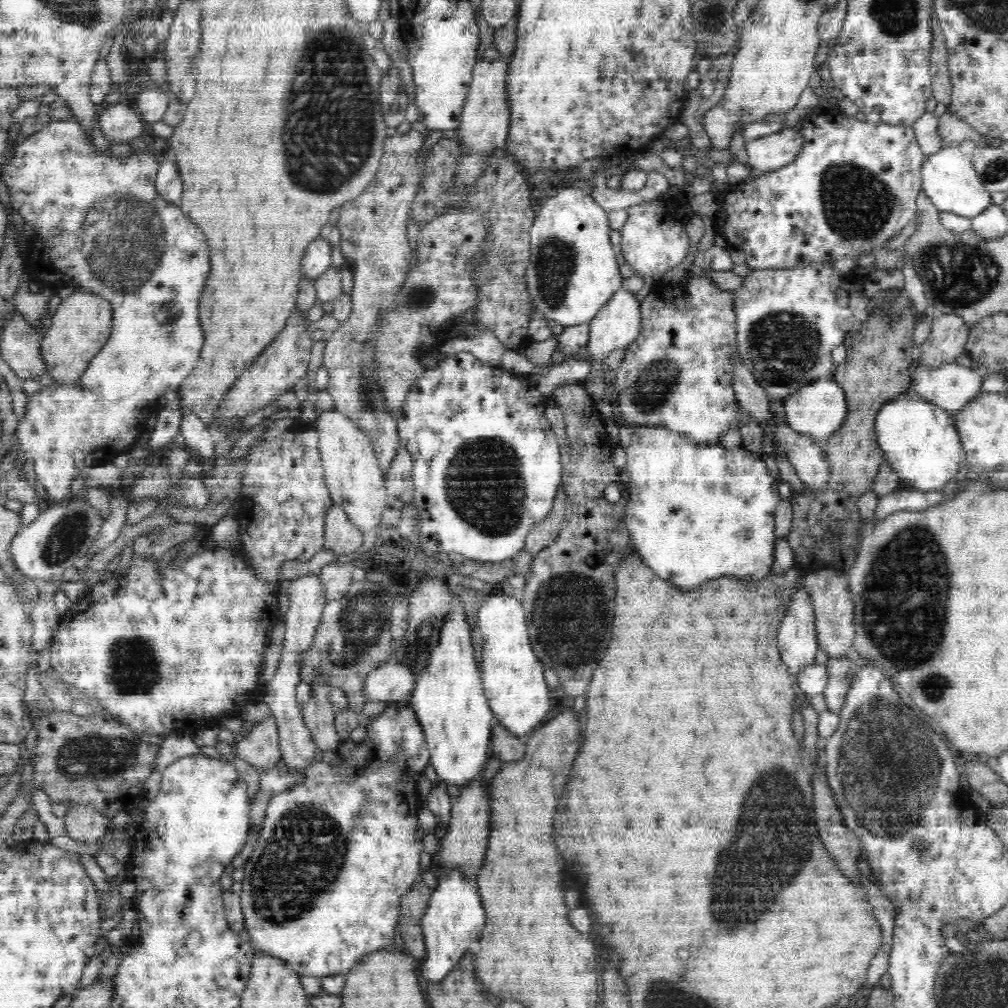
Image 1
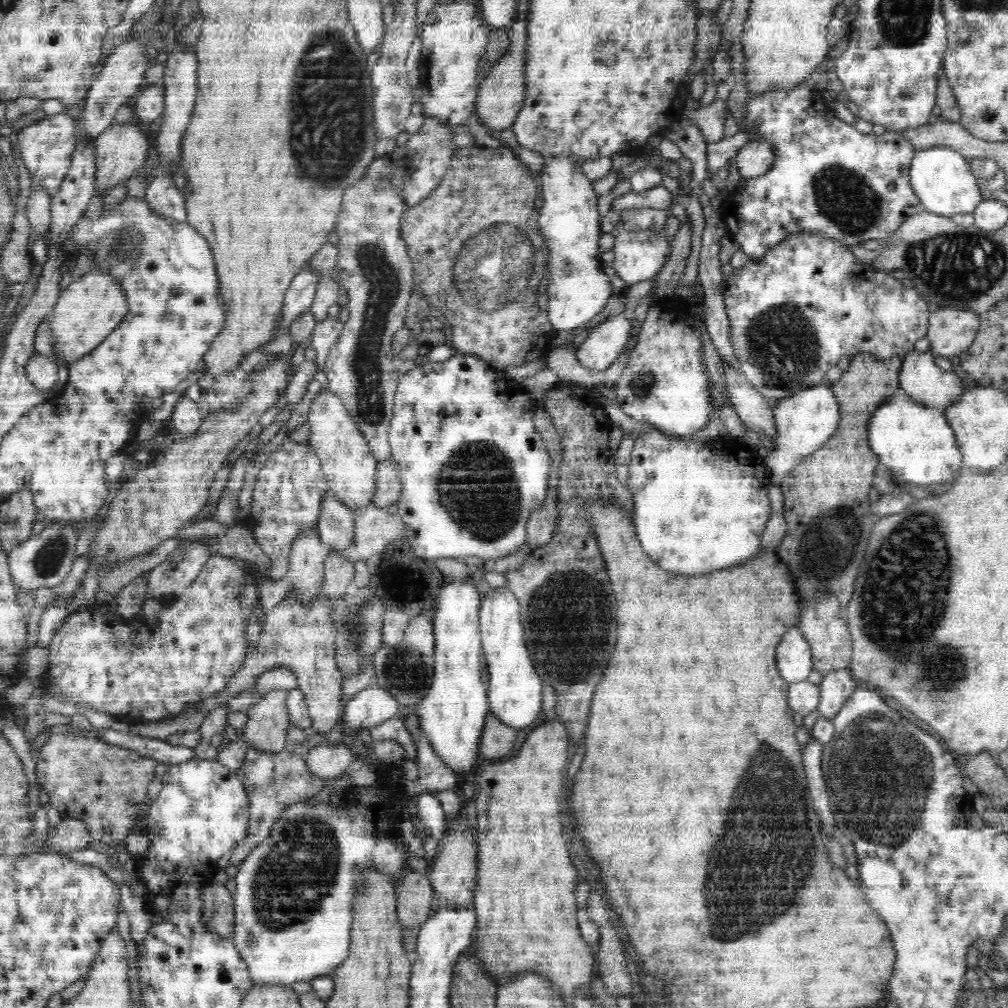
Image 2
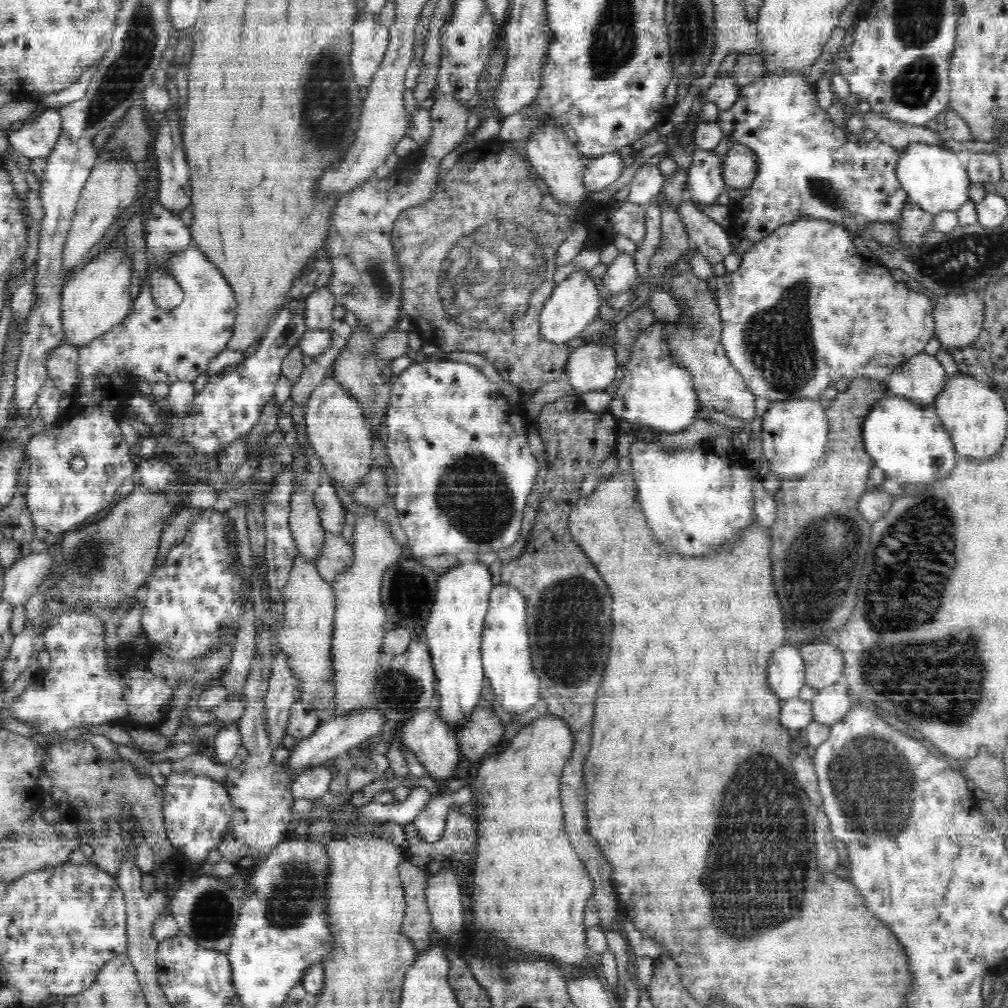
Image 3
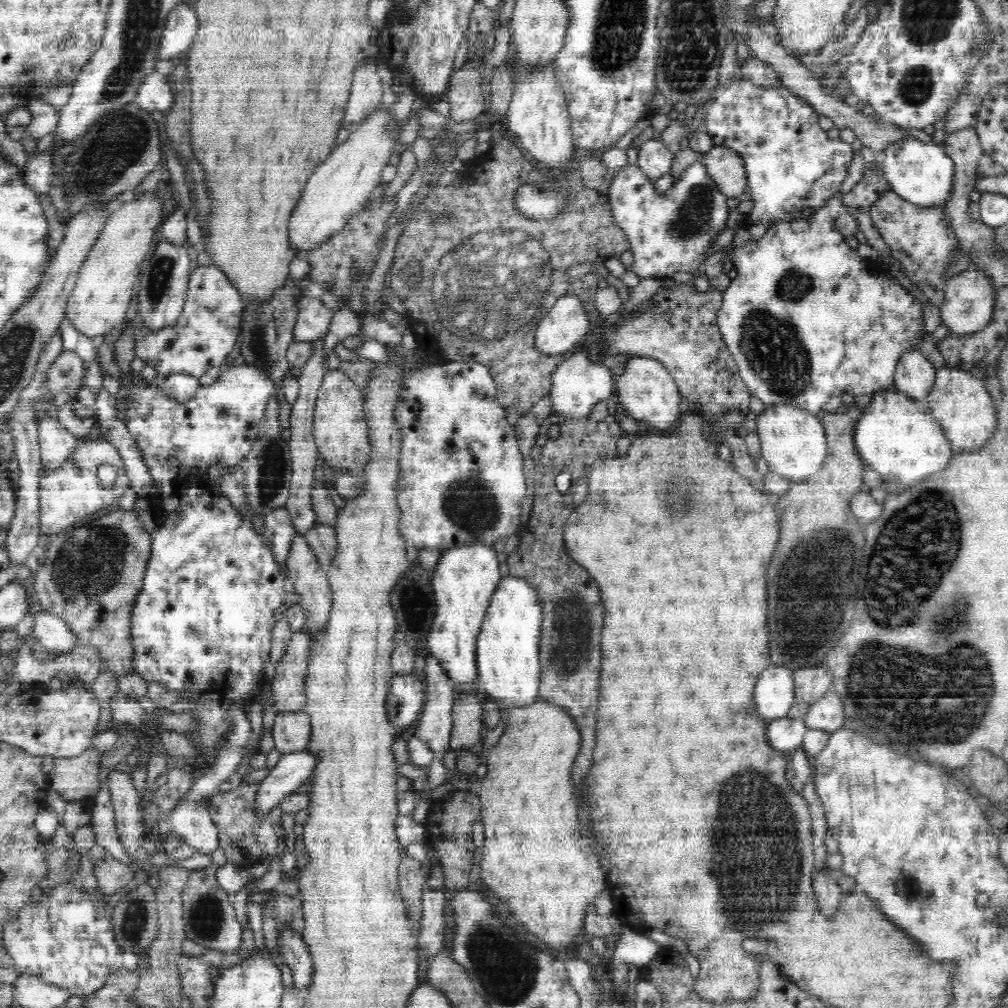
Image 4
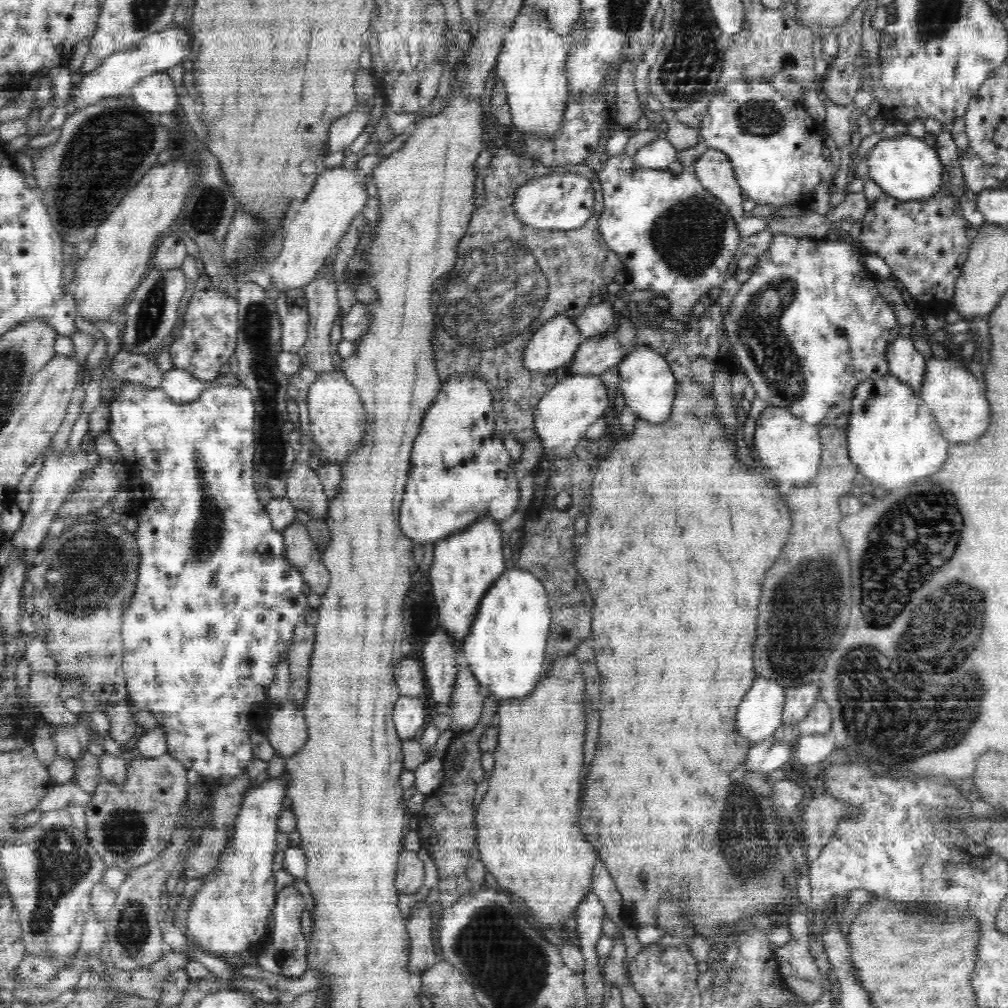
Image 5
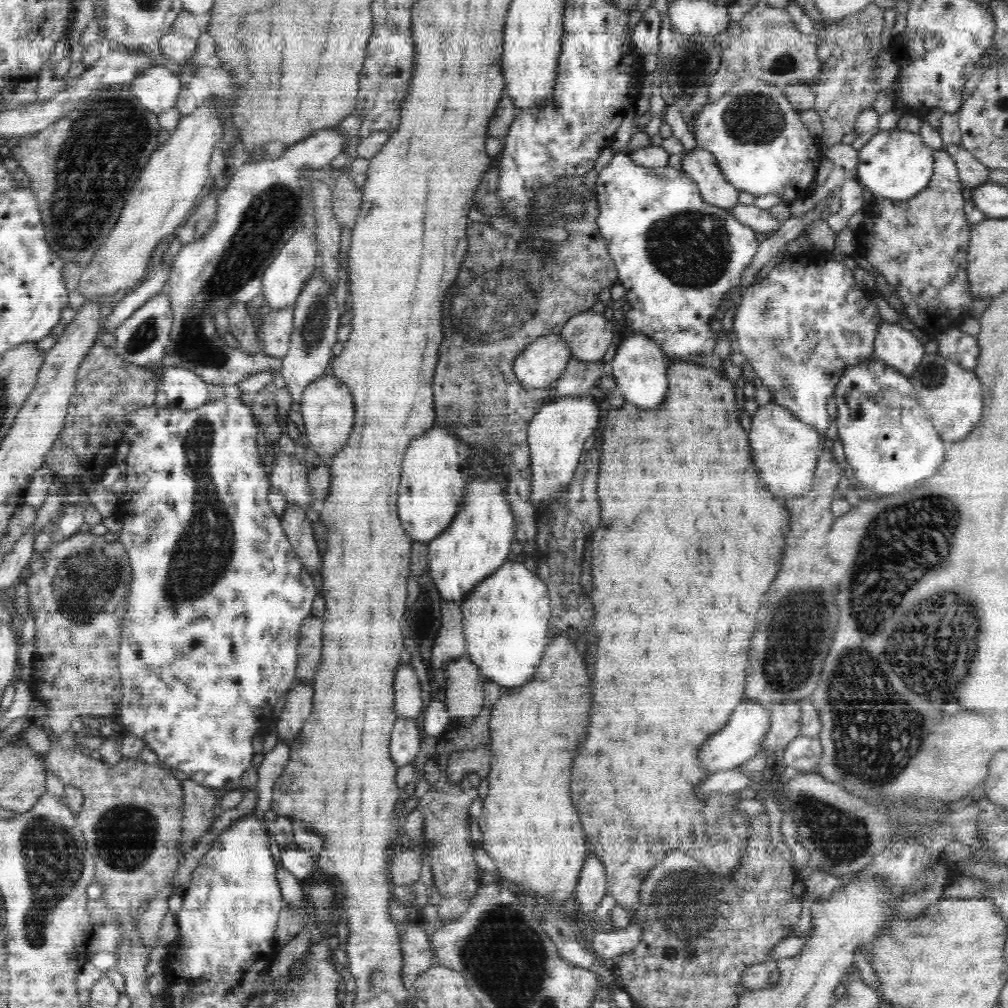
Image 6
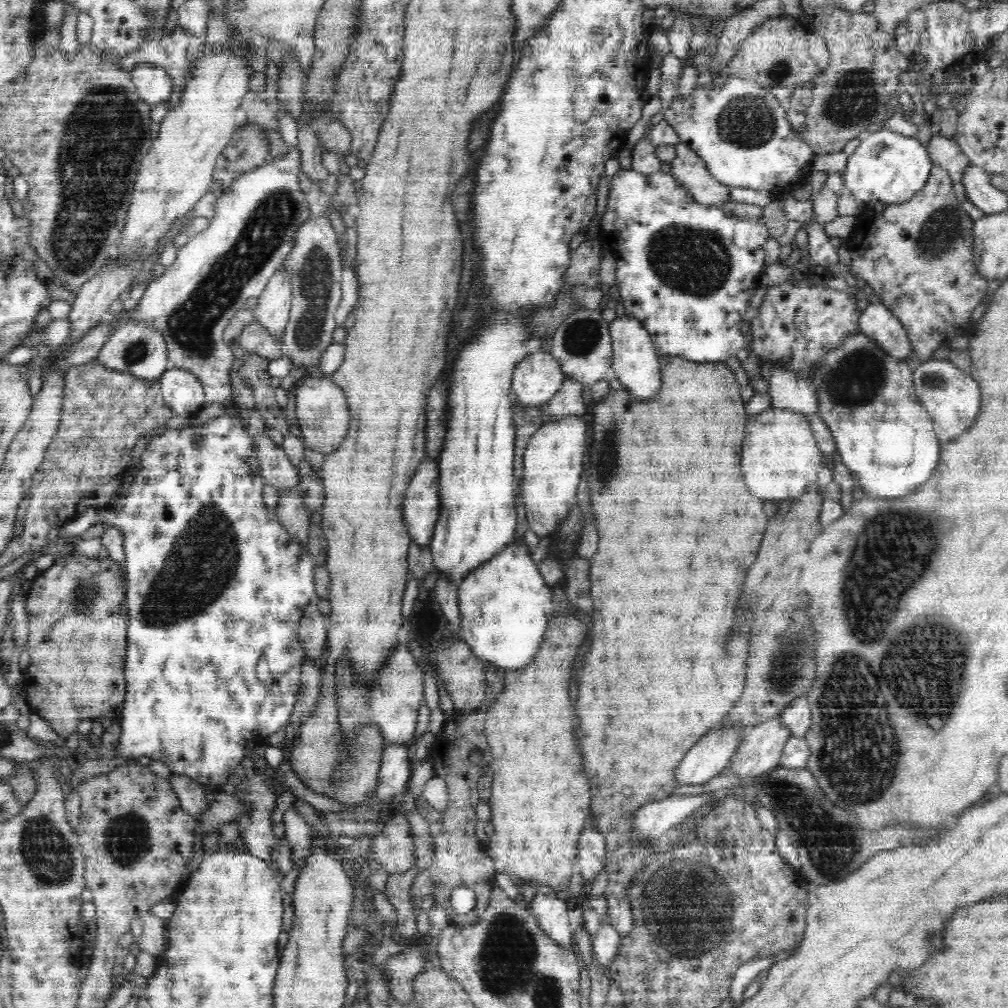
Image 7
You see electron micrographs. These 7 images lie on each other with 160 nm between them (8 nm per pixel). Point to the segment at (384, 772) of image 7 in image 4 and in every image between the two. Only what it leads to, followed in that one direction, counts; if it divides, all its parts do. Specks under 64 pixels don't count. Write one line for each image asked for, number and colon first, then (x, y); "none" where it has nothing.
4: (404, 700)
5: (409, 713)
6: (405, 741)

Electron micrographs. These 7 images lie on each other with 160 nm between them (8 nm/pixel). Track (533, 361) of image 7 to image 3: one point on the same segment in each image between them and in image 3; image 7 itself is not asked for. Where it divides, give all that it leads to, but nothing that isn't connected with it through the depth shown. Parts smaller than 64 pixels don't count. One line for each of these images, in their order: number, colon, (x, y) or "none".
3: (572, 307)
4: (560, 332)
5: (553, 347)
6: (540, 365)

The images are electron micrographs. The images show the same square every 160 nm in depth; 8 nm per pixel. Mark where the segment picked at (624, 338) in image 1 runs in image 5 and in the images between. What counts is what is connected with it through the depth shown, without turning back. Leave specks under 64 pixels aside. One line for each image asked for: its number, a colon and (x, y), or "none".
2: (607, 340)
3: (590, 368)
4: (578, 385)
5: (564, 414)

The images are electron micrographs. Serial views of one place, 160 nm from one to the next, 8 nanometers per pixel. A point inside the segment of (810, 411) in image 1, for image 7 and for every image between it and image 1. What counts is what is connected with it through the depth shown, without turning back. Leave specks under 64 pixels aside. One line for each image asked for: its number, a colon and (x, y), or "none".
2: (804, 421)
3: (795, 433)
4: (793, 441)
5: (790, 448)
6: (787, 449)
7: (781, 458)

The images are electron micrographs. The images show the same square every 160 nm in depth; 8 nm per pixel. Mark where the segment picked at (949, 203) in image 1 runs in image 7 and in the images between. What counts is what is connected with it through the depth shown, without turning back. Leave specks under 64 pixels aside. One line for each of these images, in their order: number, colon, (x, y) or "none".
2: (942, 179)
3: (935, 179)
4: (923, 174)
5: (905, 167)
6: (897, 165)
7: (887, 167)

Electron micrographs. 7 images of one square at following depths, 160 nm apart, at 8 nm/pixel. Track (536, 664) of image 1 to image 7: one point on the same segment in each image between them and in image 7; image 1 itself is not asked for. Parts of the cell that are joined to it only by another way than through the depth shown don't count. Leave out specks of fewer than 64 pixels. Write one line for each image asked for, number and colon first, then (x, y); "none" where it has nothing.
2: (515, 690)
3: (505, 654)
4: (508, 656)
5: (505, 650)
6: (506, 617)
7: (506, 606)

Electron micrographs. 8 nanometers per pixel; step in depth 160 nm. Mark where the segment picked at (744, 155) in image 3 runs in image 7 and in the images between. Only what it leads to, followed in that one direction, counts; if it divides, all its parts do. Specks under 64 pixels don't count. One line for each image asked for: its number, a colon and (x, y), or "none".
4: (726, 168)
5: (714, 169)
6: (702, 166)
7: (688, 167)

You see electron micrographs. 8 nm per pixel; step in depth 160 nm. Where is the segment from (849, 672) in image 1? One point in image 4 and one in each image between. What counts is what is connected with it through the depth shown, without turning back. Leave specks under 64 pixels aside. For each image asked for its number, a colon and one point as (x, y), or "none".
2: (836, 688)
3: (830, 704)
4: (827, 713)

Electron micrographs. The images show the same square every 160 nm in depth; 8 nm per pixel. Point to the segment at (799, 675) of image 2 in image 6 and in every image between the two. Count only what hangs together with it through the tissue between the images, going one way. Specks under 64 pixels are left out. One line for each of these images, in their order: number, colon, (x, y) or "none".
3: (786, 674)
4: (775, 694)
5: (760, 714)
6: (740, 739)

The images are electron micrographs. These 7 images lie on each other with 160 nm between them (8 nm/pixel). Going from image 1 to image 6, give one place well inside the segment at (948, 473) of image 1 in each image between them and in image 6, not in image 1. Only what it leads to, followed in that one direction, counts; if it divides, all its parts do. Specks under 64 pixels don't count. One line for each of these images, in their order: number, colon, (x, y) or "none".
2: (913, 440)
3: (907, 440)
4: (896, 436)
5: (892, 437)
6: (890, 442)

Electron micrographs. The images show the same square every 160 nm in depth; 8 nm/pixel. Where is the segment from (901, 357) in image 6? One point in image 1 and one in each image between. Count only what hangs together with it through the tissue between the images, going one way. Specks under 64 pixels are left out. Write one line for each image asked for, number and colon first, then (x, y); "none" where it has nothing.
1: (951, 386)
2: (920, 378)
3: (921, 378)
4: (914, 376)
5: (907, 361)

